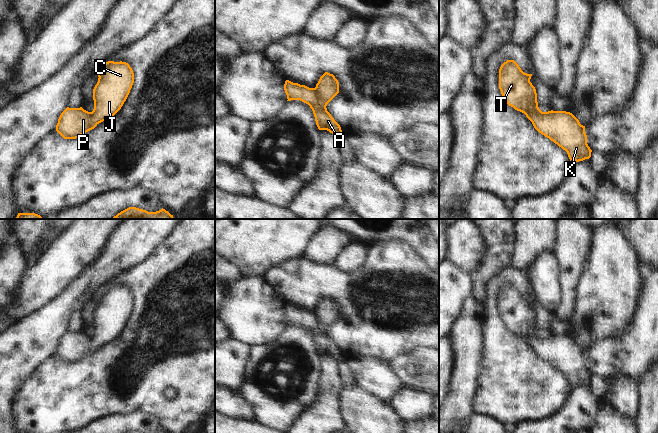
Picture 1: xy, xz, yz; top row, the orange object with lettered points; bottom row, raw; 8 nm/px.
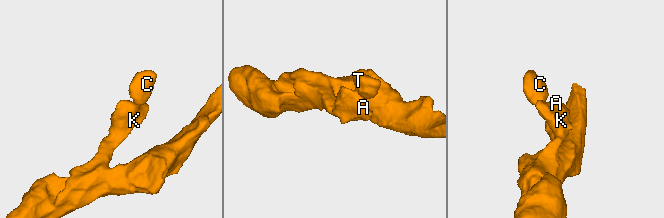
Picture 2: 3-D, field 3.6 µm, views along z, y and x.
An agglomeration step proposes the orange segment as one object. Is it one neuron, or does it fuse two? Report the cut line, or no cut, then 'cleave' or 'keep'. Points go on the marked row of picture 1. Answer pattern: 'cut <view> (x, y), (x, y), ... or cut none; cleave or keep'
cut none; keep

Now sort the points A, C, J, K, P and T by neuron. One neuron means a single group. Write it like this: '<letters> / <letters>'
A C J K P T

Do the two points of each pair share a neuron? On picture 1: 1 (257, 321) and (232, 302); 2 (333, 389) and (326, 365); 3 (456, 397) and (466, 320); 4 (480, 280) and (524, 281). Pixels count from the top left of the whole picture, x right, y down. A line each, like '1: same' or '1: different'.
1: same
2: same
3: same
4: different

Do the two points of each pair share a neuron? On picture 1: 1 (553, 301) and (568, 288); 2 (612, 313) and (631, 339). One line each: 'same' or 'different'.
1: different
2: different

